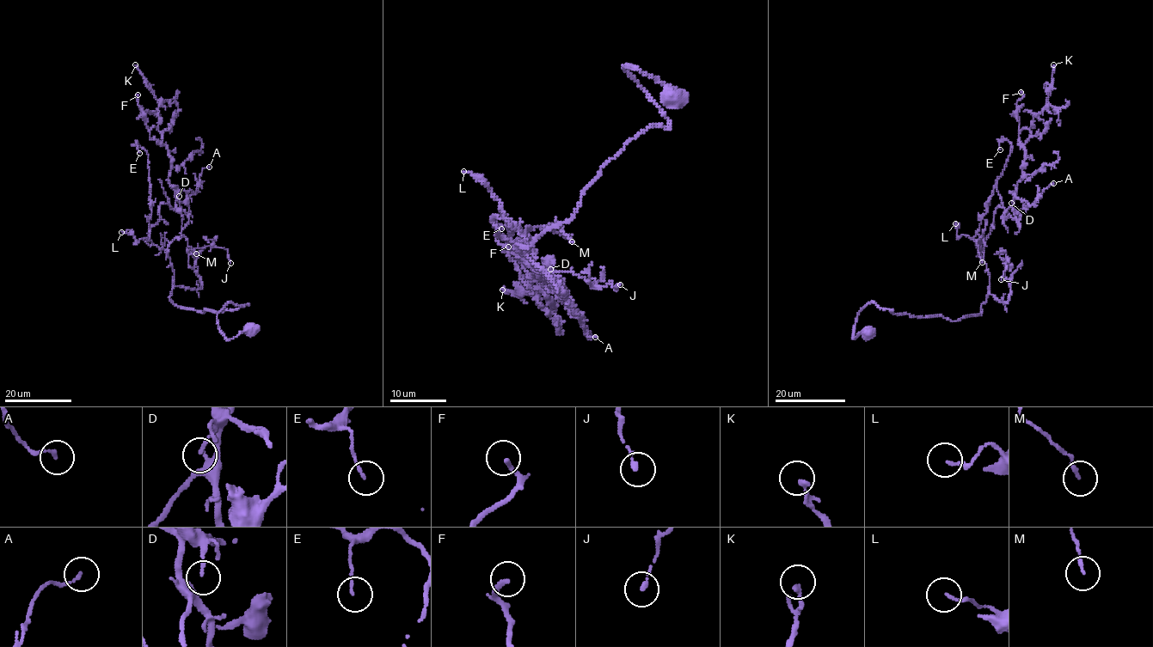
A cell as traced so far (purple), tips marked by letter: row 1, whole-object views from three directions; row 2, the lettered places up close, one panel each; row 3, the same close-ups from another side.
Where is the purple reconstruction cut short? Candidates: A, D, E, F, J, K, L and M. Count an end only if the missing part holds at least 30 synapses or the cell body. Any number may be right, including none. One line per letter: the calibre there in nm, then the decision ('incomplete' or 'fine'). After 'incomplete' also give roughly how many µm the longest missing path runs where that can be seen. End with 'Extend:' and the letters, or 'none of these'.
A: 150 nm thick; fine
D: 130 nm thick; fine
E: 110 nm thick; fine
F: 180 nm thick; fine
J: 190 nm thick; fine
K: 200 nm thick; fine
L: 120 nm thick; fine
M: 140 nm thick; fine
Extend: none of these

